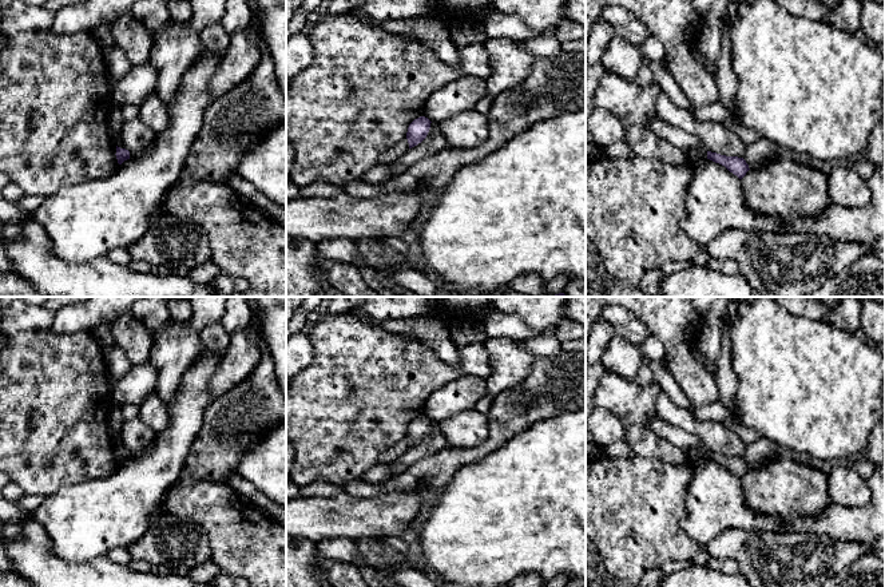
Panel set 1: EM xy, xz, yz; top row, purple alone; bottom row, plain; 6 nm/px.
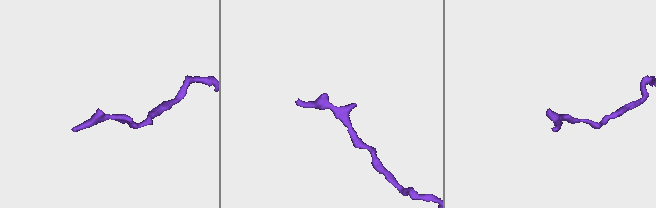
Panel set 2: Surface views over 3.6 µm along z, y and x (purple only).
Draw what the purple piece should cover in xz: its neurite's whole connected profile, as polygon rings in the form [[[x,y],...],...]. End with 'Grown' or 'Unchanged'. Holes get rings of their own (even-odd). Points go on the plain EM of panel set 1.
[[[420,416],[409,424],[406,432],[409,448],[417,445],[426,437],[430,428],[430,423],[432,421],[428,417]]]. Unchanged

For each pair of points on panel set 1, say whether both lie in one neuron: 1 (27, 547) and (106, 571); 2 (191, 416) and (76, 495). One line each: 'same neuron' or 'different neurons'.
1: same neuron
2: same neuron

